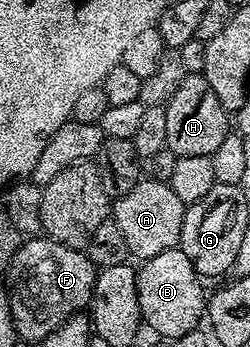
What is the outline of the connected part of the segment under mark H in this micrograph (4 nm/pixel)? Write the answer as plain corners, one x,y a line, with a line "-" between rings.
190,73
178,83
178,91
164,106
166,111
166,147
174,151
177,157
186,155
202,155
211,157
222,139
230,131
229,110
218,103
218,95
214,95
210,83
206,83
203,73

